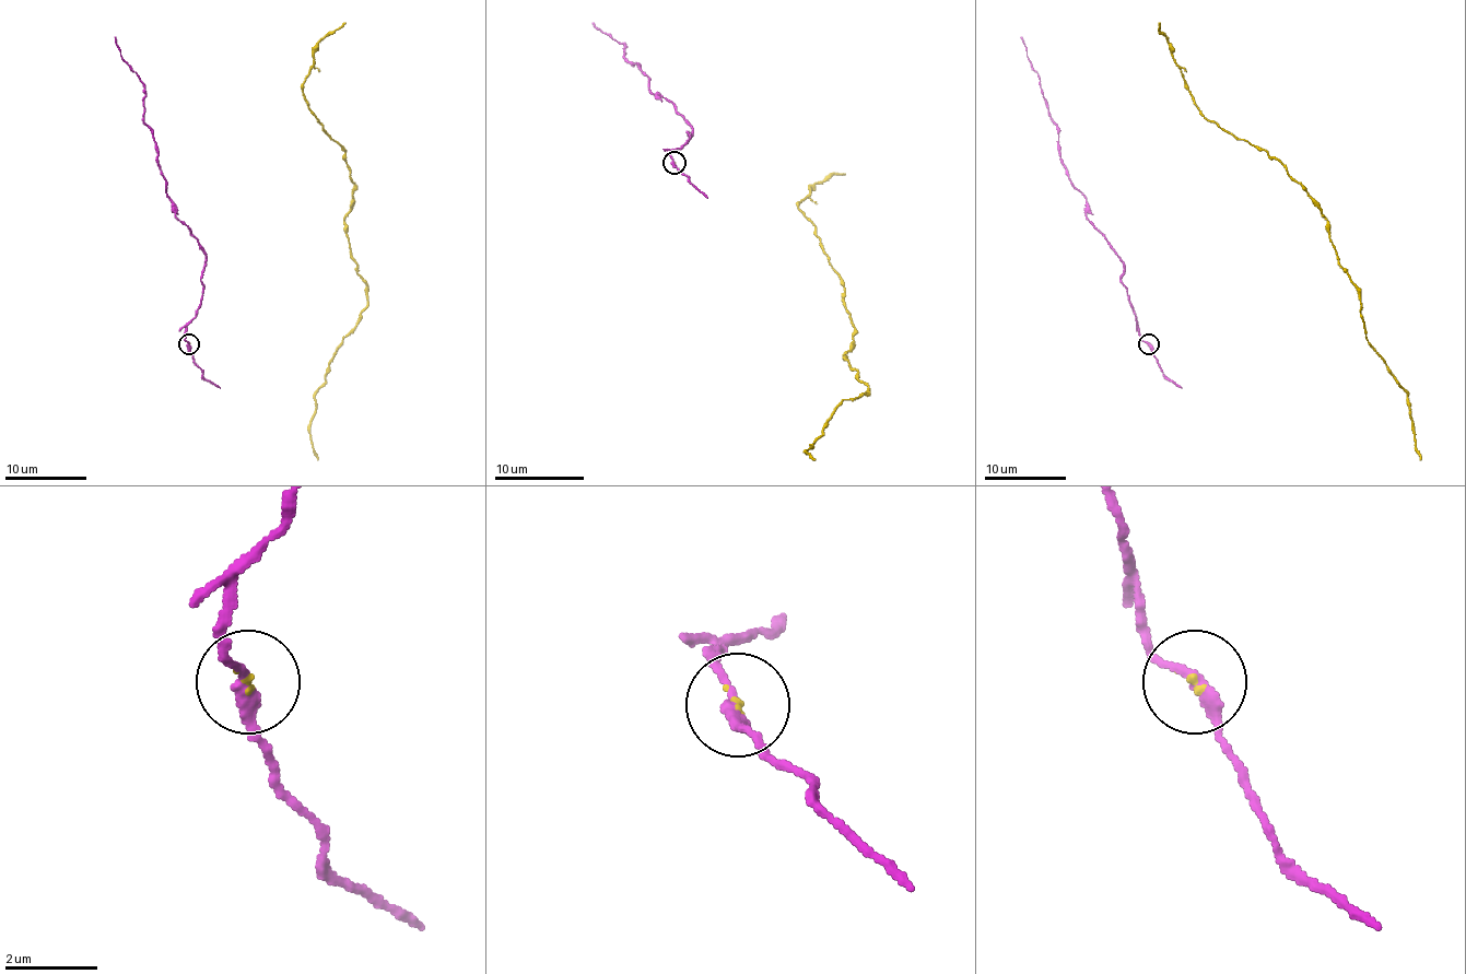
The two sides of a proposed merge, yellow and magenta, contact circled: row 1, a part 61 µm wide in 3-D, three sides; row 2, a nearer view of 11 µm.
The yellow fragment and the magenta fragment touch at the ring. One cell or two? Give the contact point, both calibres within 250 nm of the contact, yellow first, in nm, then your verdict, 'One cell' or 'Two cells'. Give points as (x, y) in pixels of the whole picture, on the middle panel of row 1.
Place: (673, 162). Thickness 70 nm (yellow) against 260 nm. One cell

